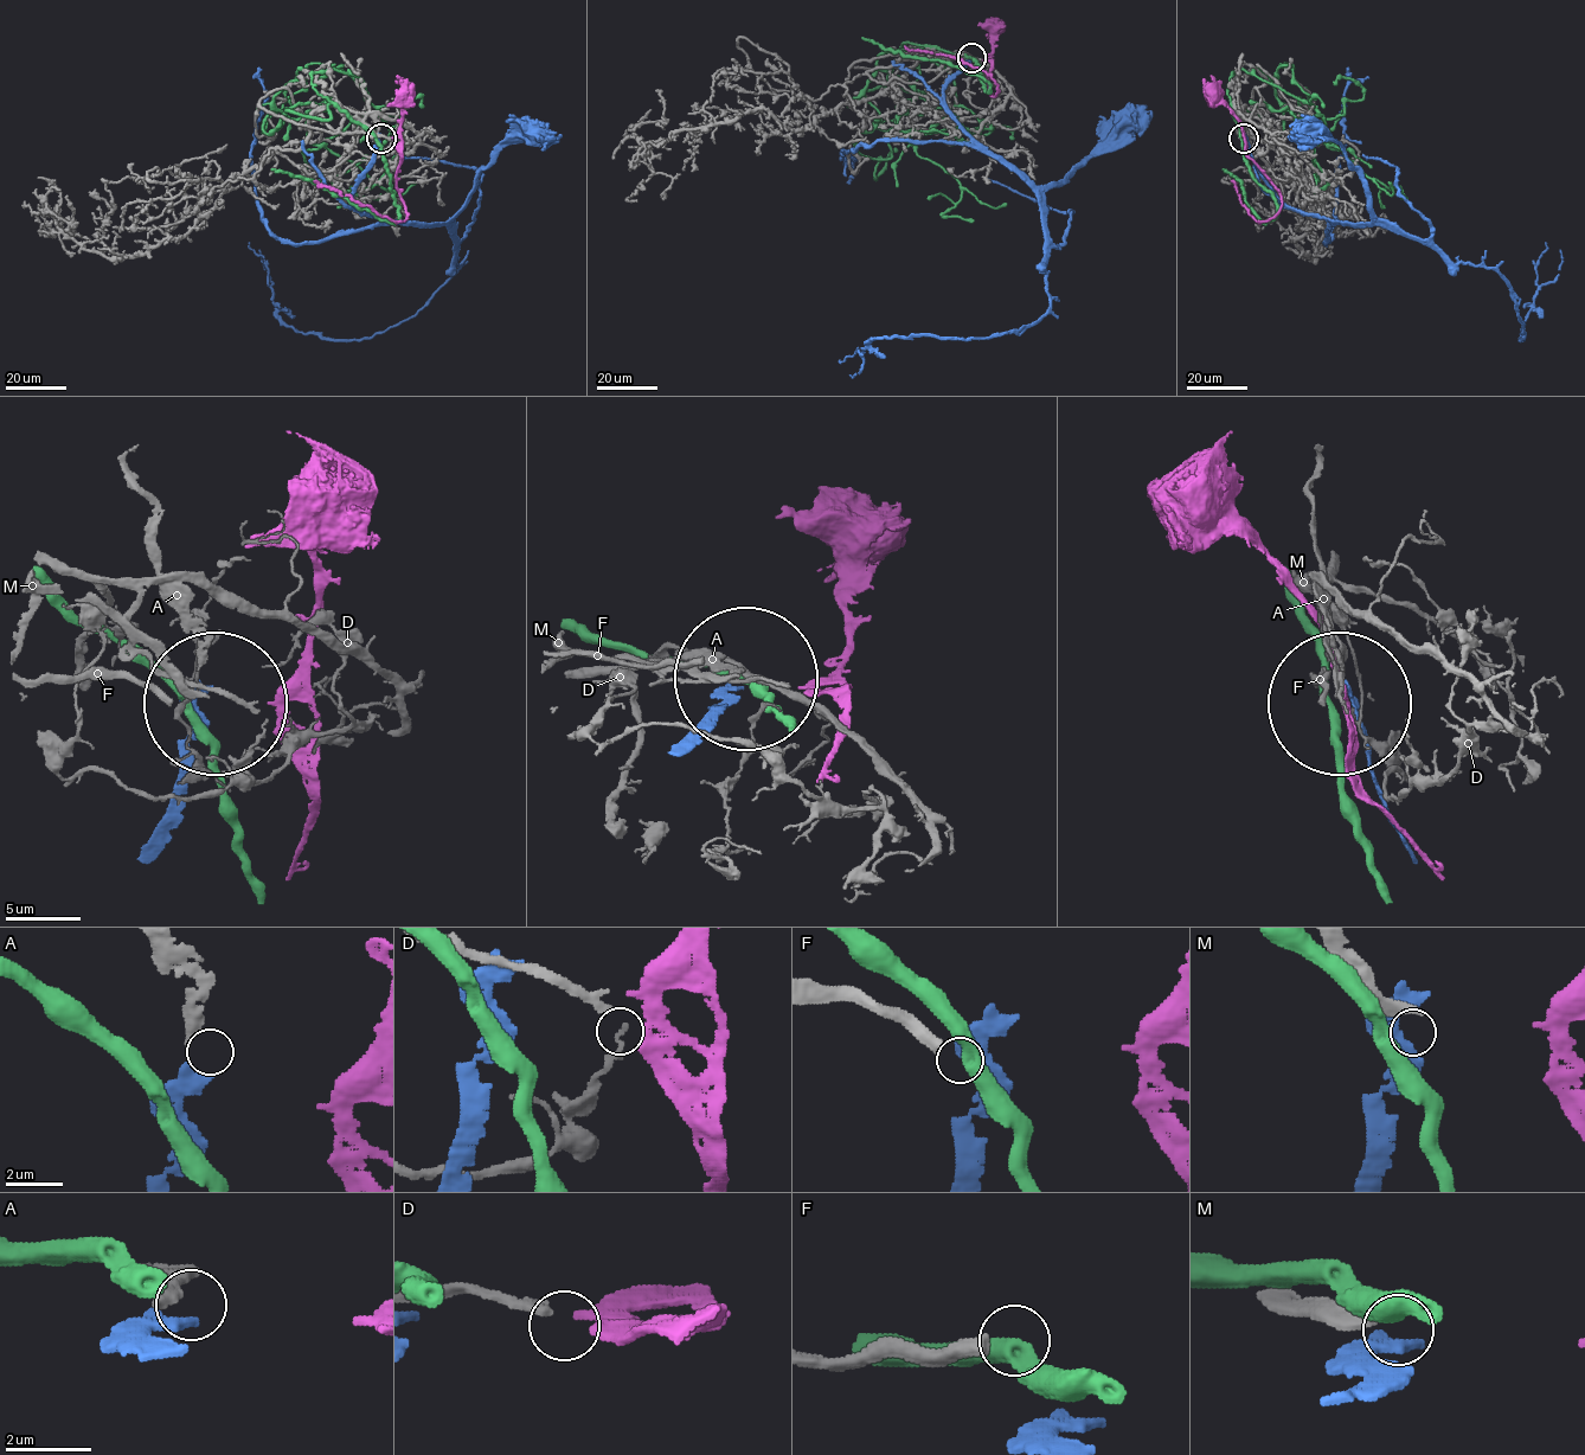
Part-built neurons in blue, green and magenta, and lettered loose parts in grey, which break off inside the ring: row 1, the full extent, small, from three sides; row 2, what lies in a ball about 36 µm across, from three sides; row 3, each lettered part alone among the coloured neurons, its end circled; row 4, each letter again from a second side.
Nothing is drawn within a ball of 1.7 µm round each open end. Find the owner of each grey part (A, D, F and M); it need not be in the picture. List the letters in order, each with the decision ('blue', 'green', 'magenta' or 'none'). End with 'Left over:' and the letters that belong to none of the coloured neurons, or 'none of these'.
A: blue
D: magenta
F: none
M: none
Left over: F, M

